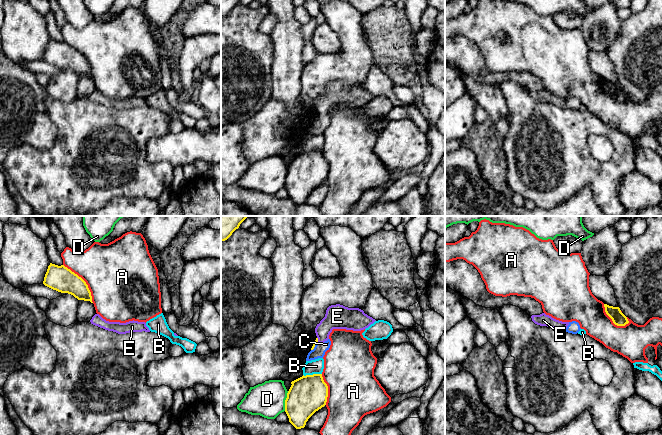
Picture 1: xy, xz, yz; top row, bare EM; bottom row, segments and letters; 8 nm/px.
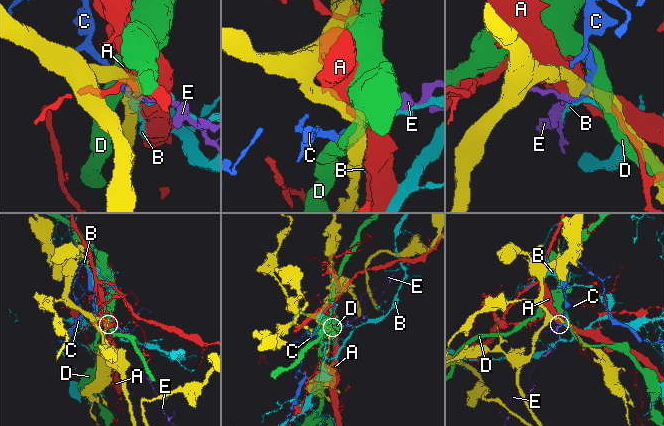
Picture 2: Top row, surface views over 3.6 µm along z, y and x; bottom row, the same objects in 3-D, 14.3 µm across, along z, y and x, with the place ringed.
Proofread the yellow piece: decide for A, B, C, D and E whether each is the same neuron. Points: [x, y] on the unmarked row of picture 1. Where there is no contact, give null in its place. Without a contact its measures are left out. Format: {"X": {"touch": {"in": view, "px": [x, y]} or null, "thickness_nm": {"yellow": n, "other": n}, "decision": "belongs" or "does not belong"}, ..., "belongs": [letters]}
{"A": {"touch": {"in": "xy", "px": [84, 57]}, "thickness_nm": {"yellow": 200, "other": 480}, "decision": "does not belong"}, "B": {"touch": {"in": "xz", "px": [313, 150]}, "thickness_nm": {"yellow": 300, "other": 120}, "decision": "does not belong"}, "C": {"touch": {"in": "xz", "px": [314, 122]}, "thickness_nm": {"yellow": 30, "other": 100}, "decision": "does not belong"}, "D": {"touch": {"in": "xz", "px": [285, 177]}, "thickness_nm": {"yellow": 300, "other": 280}, "decision": "does not belong"}, "E": {"touch": {"in": "xz", "px": [317, 116]}, "thickness_nm": {"yellow": 30, "other": 190}, "decision": "does not belong"}, "belongs": []}

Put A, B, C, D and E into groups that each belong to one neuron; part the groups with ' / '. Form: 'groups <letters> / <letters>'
groups A / B / C E / D

